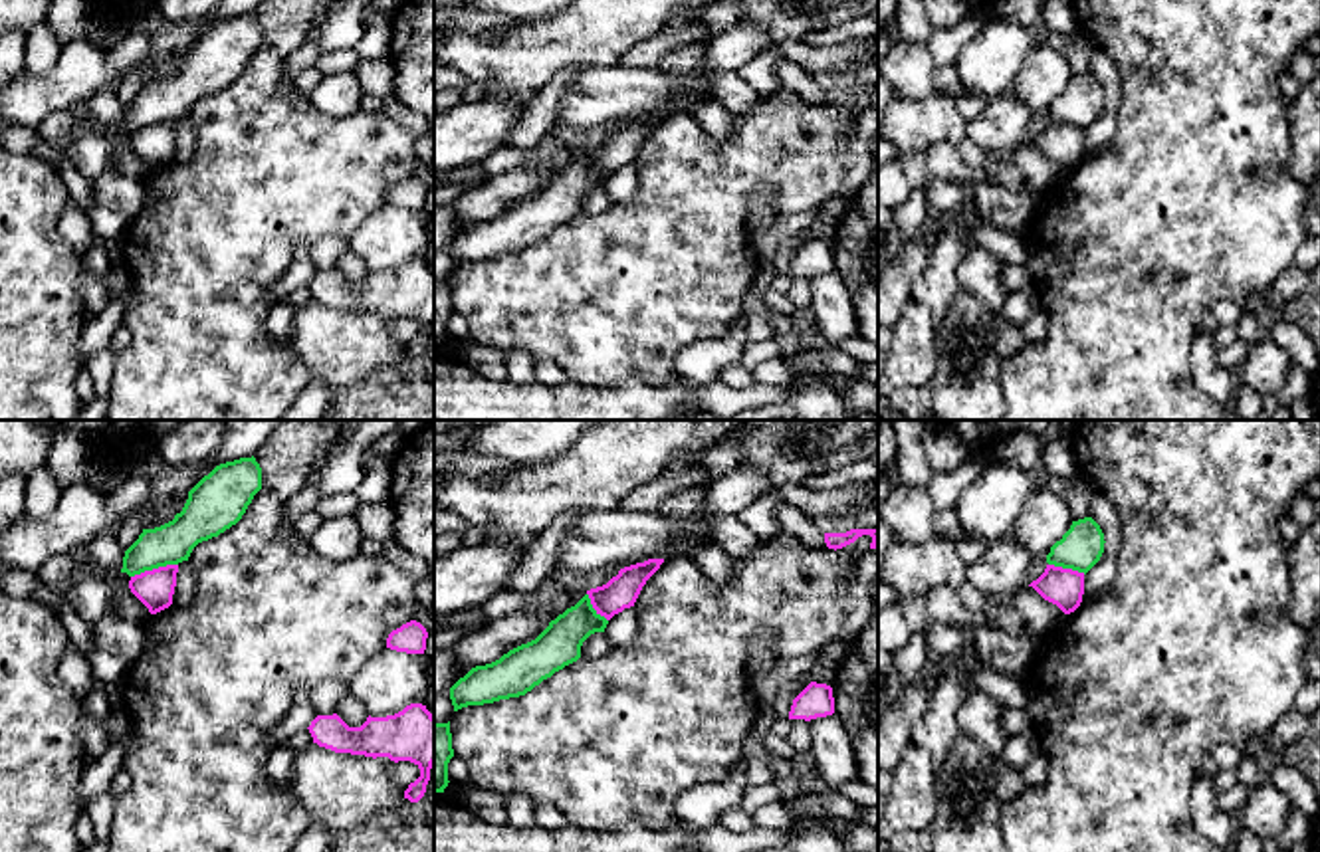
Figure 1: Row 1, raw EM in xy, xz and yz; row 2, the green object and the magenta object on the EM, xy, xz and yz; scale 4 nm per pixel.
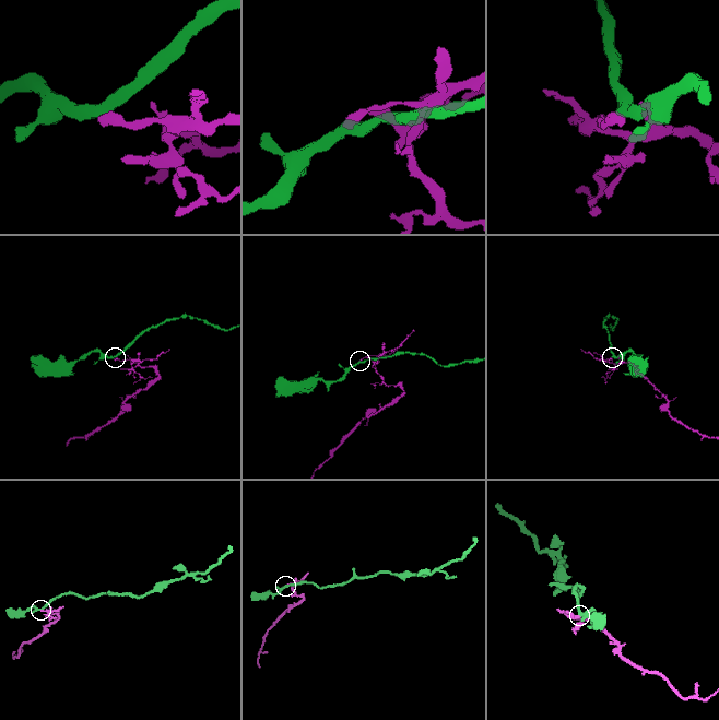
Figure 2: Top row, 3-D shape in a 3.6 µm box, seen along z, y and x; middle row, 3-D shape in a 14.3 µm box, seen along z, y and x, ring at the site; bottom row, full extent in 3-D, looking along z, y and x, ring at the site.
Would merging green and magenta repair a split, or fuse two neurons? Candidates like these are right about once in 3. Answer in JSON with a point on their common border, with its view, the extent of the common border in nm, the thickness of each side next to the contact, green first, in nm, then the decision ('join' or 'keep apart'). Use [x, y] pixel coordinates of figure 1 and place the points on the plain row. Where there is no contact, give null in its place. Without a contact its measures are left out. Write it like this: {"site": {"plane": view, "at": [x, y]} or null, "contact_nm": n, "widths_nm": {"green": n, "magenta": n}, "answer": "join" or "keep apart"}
{"site": {"plane": "xy", "at": [153, 123]}, "contact_nm": 200, "widths_nm": {"green": 170, "magenta": 150}, "answer": "keep apart"}

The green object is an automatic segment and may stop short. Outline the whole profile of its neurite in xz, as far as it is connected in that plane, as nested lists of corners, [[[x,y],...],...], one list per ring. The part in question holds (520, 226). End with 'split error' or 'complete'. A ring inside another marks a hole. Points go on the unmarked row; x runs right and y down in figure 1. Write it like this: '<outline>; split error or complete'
[[[589,151],[567,164],[531,198],[521,200],[499,216],[472,224],[450,244],[454,267],[519,254],[581,214],[583,198],[605,188],[608,176],[601,172]]]; complete

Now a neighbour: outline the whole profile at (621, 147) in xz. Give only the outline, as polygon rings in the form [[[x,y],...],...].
[[[648,115],[618,127],[606,141],[587,147],[597,170],[610,176],[624,164],[634,162],[646,137],[660,125],[664,115]]]

